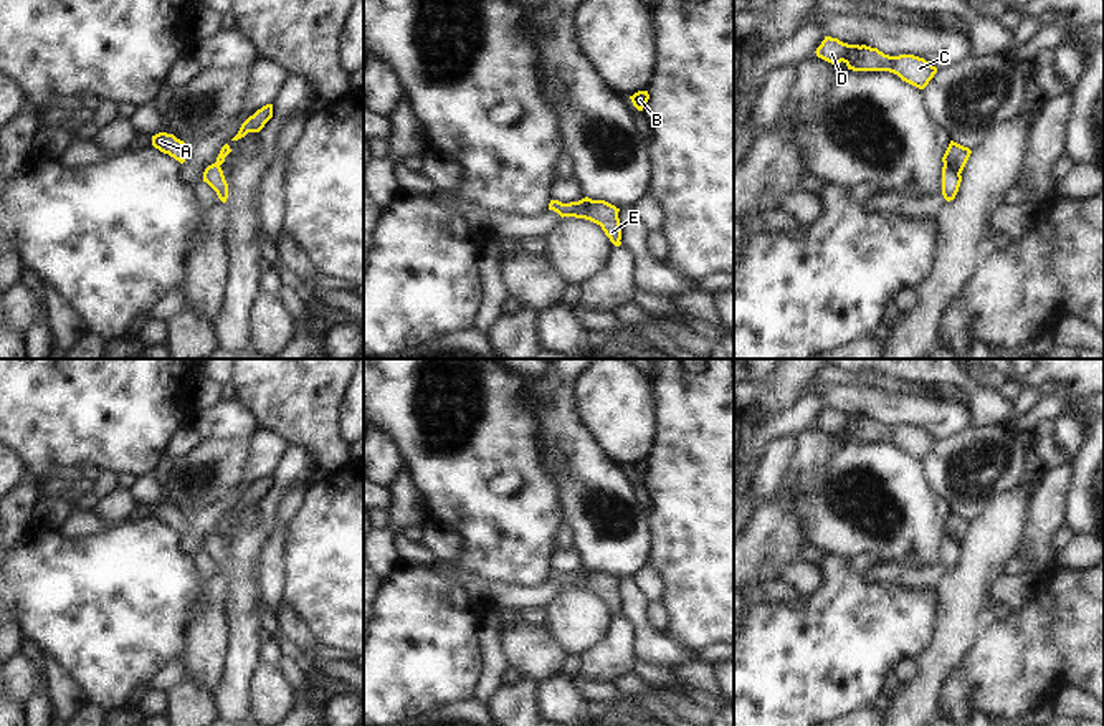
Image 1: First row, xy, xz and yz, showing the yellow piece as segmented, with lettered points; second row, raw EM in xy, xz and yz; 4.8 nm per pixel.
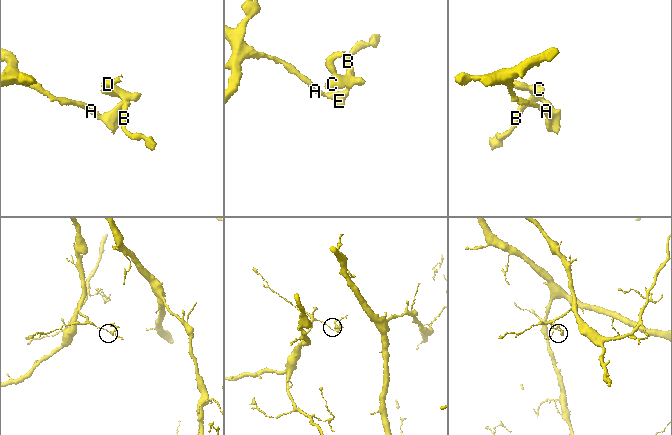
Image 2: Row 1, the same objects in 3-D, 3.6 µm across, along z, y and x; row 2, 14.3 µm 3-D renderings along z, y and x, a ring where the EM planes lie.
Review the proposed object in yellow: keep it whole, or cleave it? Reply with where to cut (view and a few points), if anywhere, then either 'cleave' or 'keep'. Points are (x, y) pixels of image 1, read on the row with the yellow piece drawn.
cut xz (589, 199), (571, 215); cleave

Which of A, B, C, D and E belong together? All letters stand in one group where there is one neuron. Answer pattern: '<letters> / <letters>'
A / B C D E

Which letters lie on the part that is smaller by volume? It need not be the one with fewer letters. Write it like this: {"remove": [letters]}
{"remove": ["B", "C", "D", "E"]}

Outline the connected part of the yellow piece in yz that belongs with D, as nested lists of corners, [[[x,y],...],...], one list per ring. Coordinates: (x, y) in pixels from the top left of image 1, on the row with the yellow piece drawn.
[[[825,36],[816,48],[816,56],[831,63],[845,63],[853,71],[889,71],[897,74],[902,81],[924,89],[937,73],[924,58],[914,55],[889,56],[866,45],[848,45],[838,38]]]

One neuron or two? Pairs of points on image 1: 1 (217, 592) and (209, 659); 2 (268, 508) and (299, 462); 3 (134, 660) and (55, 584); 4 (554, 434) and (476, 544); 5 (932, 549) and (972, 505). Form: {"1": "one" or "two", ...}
{"1": "one", "2": "one", "3": "one", "4": "two", "5": "two"}

